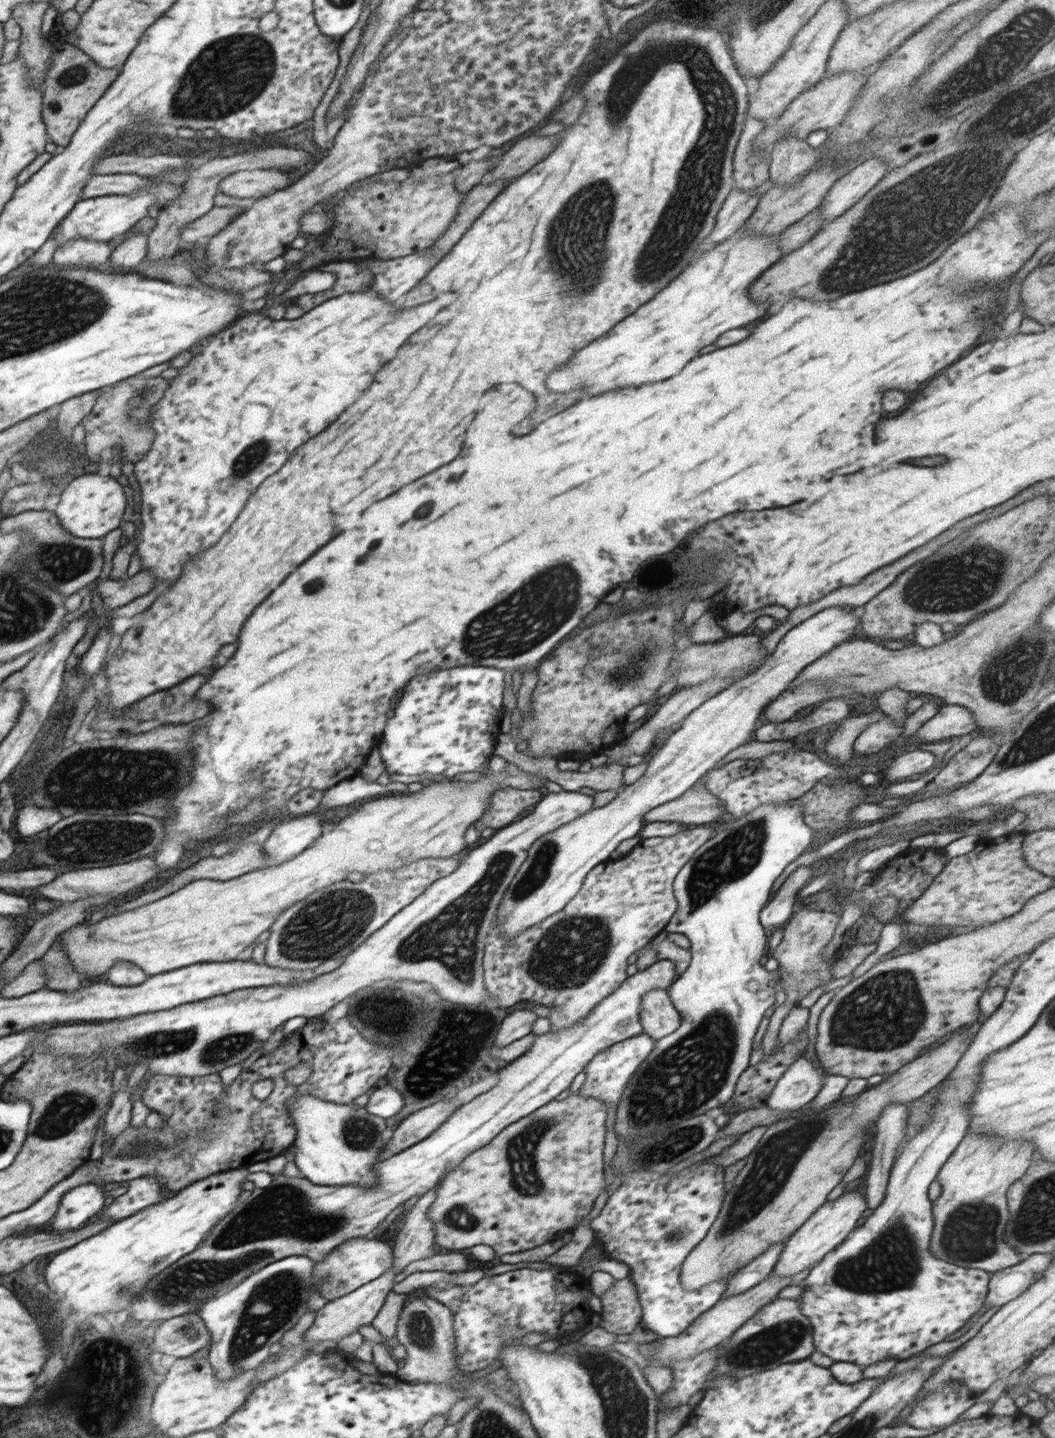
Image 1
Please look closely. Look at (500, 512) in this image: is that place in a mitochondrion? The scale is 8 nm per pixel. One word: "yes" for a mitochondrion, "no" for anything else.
no

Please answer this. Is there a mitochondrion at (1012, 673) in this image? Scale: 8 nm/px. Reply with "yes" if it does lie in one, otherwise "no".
yes

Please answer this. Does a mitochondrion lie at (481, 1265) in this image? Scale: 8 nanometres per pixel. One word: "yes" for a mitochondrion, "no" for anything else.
no

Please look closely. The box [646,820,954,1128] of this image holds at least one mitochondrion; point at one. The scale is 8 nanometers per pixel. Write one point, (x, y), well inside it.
(882, 1000)

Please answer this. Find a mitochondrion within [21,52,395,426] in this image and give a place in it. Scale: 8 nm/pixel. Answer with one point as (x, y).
(75, 74)

